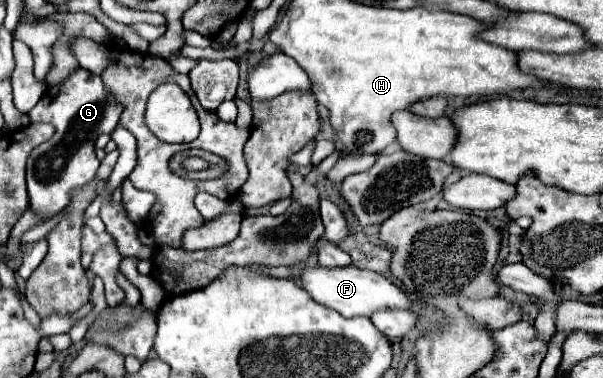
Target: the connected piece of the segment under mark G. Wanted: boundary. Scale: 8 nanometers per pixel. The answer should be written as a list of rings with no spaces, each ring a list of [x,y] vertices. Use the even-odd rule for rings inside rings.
[[[78,67],[74,73],[70,73],[70,77],[66,77],[66,81],[50,87],[28,115],[31,123],[52,123],[56,127],[54,137],[44,145],[34,147],[26,163],[32,209],[38,217],[46,219],[60,213],[70,203],[70,197],[78,187],[84,187],[96,179],[100,161],[96,157],[94,143],[98,135],[114,131],[122,115],[122,105],[118,105],[114,95],[102,85],[100,75]]]

